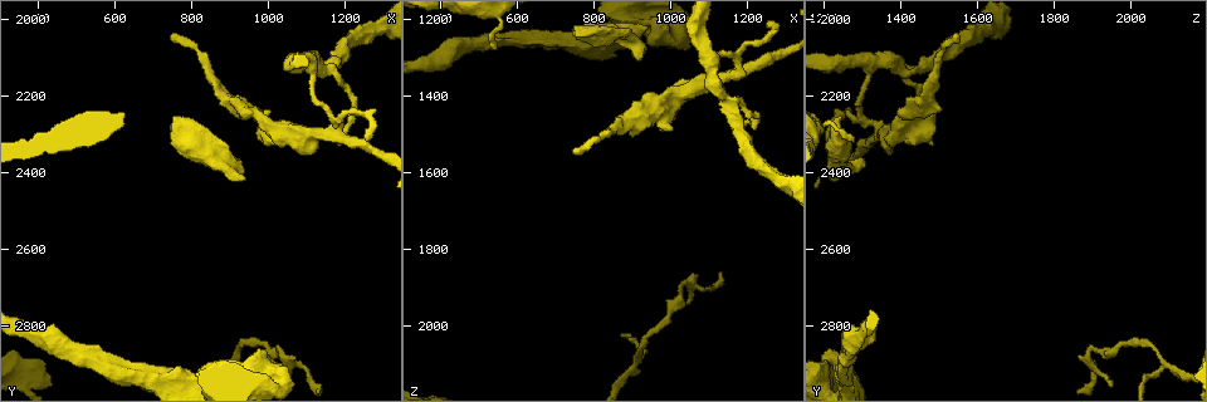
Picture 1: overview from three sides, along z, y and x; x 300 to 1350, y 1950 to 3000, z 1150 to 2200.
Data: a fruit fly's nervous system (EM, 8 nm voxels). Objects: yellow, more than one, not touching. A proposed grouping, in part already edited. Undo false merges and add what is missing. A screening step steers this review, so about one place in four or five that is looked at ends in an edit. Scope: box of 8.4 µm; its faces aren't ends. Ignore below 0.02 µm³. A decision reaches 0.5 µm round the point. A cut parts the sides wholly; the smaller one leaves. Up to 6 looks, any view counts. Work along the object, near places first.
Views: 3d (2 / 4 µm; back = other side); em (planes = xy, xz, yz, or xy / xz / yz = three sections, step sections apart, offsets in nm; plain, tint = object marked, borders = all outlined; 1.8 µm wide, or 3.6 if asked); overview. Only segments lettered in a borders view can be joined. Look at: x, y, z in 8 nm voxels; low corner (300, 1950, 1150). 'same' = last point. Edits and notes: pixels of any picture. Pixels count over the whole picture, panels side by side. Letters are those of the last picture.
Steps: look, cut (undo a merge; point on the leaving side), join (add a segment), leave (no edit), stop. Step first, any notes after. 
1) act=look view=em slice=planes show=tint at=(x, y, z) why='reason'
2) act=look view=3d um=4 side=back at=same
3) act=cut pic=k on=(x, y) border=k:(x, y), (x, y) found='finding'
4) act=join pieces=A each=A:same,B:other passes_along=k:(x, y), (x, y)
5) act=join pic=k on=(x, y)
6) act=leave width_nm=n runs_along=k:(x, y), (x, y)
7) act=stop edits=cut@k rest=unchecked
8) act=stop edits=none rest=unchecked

act=look view=em slice=planes show=tint at=(545, 2315, 1275) why='free end'

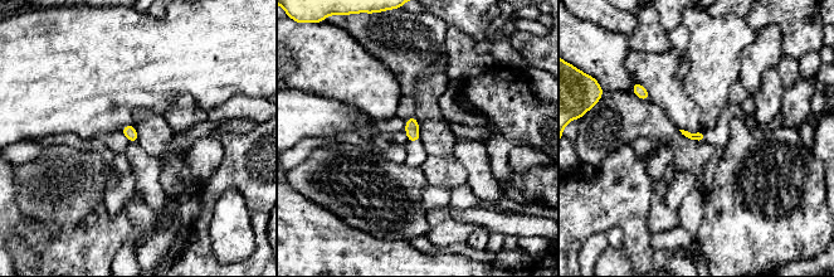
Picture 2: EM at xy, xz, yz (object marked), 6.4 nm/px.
act=look view=em slice=planes show=borders at=same

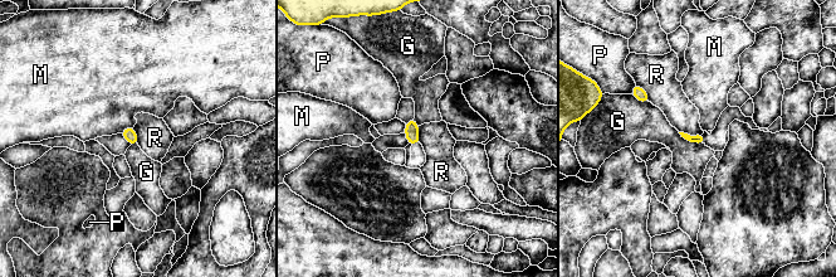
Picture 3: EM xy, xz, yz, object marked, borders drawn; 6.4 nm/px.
act=leave each=G:other,M:other,P:other,R:other border=3:(679, 131), (690, 135), (703, 132) found='no lettered segment goes on from it'

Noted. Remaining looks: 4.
act=look view=3d um=2 at=(1005, 2230, 1485) why='branch stops here'

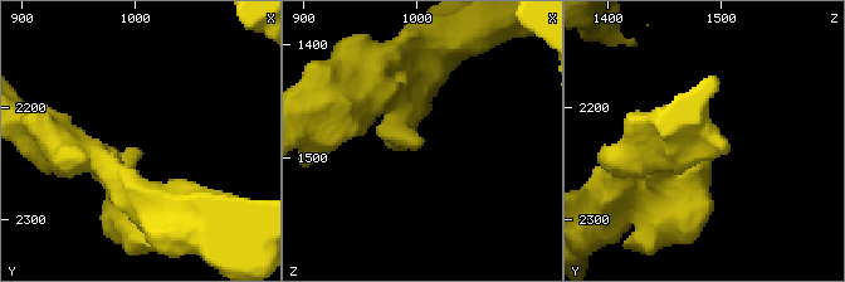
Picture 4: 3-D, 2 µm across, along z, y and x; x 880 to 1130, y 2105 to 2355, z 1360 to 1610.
act=look view=em slice=planes show=borders at=(998, 2236, 1488) why='need the tissue'

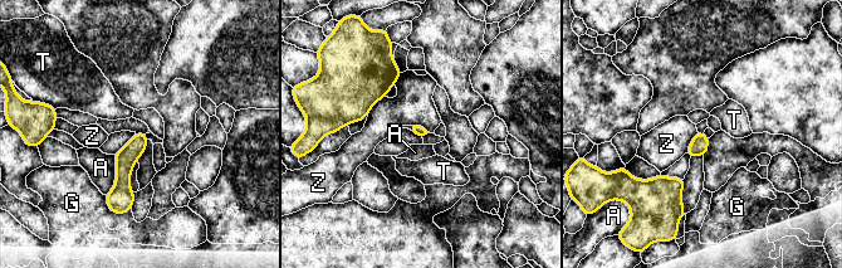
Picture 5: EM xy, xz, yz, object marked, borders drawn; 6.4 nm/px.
act=leave each=A:other,G:other,T:other,Z:other border=5:(385, 96), (372, 106), (367, 115) found='no lettered segment goes on from it'

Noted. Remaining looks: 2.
act=look view=em slice=planes show=borders at=(750, 2250, 1245) why='branch stops here'

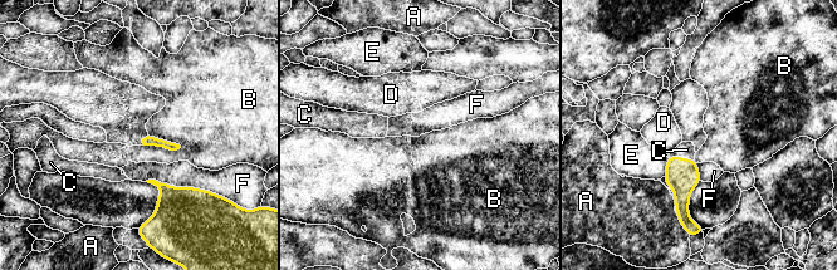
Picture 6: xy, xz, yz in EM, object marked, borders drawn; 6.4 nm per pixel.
act=join pieces=C each=A:other,B:other,C:same,D:other,E:other,F:other found='it goes on there'

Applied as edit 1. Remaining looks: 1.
act=stop edits=join@6 rest=unchecked

